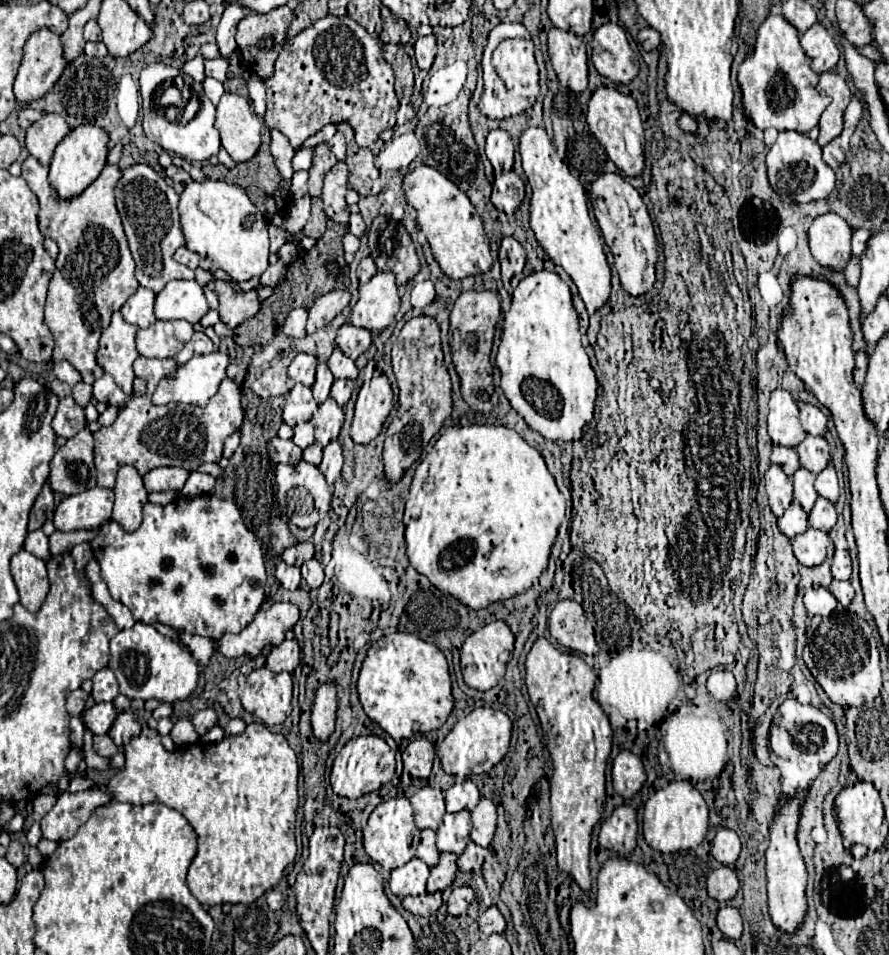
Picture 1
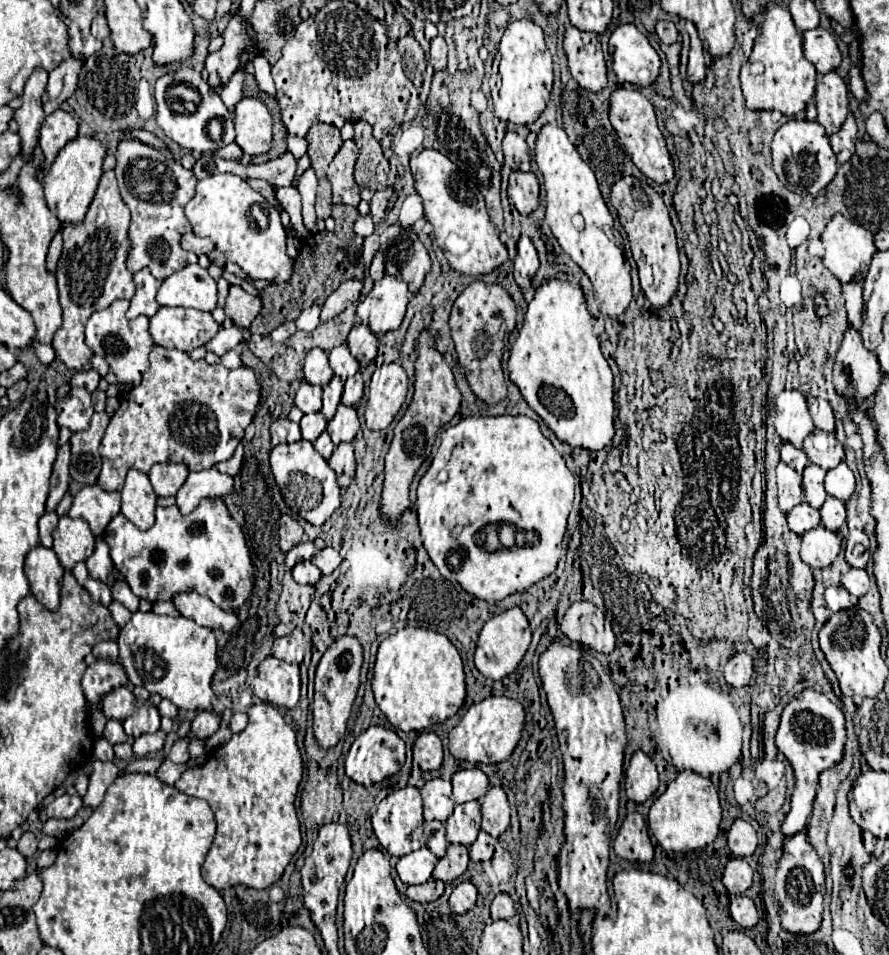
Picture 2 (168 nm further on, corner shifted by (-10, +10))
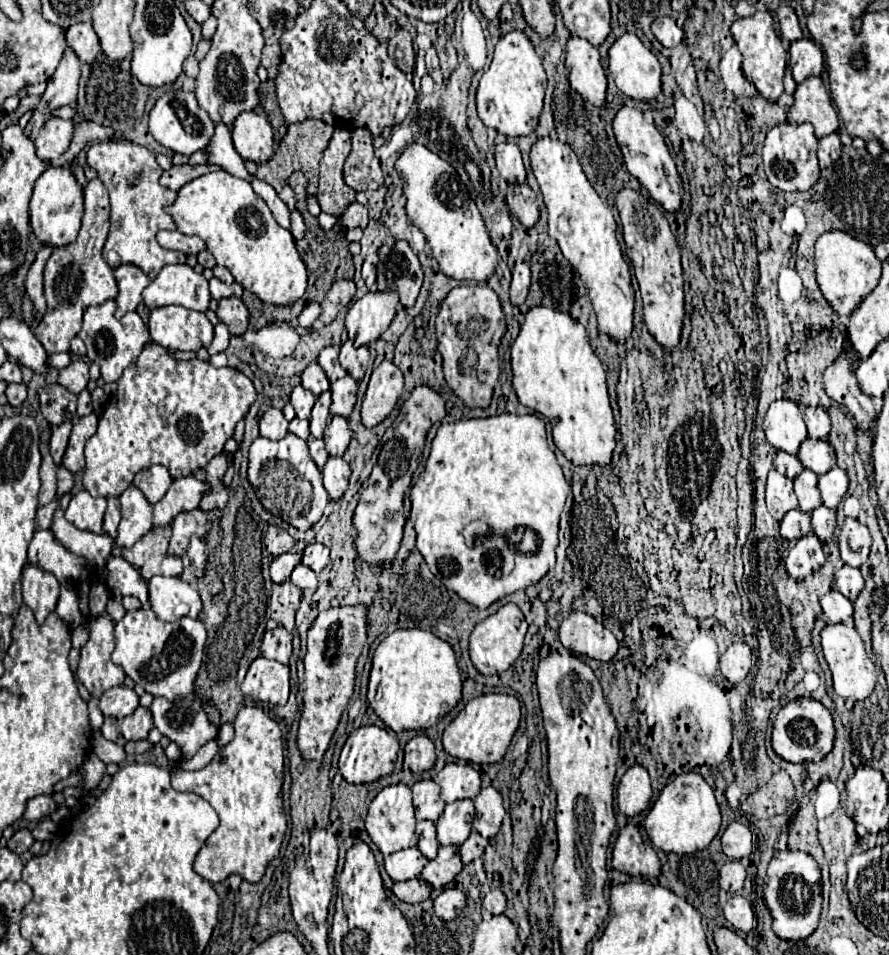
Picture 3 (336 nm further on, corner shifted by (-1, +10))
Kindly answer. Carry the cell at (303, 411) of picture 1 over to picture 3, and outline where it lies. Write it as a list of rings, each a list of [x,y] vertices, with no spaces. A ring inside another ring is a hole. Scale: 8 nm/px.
[[[296,386],[292,390],[292,396],[290,396],[290,404],[294,406],[298,418],[310,418],[310,410],[314,406],[314,400],[316,400],[314,394],[304,390],[302,386]]]

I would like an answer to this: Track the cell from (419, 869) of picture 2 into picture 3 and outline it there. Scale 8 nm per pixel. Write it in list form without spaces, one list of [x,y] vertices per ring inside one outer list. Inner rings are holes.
[[[406,848],[406,850],[394,852],[384,858],[386,872],[394,882],[418,878],[422,868],[426,866],[426,862],[428,862],[428,858],[418,848]]]

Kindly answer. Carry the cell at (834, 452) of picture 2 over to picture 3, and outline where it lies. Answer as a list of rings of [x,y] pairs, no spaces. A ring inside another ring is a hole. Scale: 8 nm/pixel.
[[[806,438],[798,450],[798,458],[804,468],[816,474],[826,474],[832,466],[836,466],[836,452],[826,440]]]

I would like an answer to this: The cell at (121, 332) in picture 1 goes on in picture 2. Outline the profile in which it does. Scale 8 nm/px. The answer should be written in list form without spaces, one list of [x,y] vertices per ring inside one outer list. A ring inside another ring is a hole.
[[[115,300],[115,304],[109,308],[95,312],[85,328],[85,344],[93,350],[93,354],[99,354],[107,360],[109,372],[117,376],[117,384],[123,392],[129,392],[139,384],[145,370],[149,368],[149,352],[155,346],[149,334],[149,318],[139,316],[135,320],[127,320],[127,308],[129,300]]]

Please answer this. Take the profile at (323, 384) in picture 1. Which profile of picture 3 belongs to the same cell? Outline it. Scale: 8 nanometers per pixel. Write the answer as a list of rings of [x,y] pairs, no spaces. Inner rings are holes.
[[[322,392],[316,398],[316,404],[312,408],[312,418],[310,418],[310,434],[312,434],[312,438],[322,438],[322,432],[326,428],[328,416],[330,416],[328,408],[330,408],[330,392]]]

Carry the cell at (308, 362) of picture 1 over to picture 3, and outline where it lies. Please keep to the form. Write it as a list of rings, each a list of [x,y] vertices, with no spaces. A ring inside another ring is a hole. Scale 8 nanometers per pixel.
[[[312,362],[306,366],[306,370],[302,372],[302,386],[310,390],[314,396],[320,396],[324,390],[330,388],[330,382],[318,362]]]

